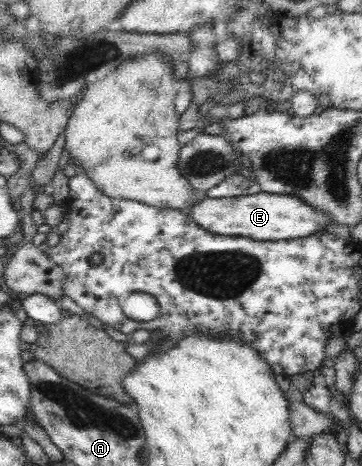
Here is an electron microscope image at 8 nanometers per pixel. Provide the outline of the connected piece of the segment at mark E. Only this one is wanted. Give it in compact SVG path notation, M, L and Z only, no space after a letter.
M262 191L256 195L208 197L204 195L185 213L196 226L216 235L238 235L258 241L296 239L312 235L329 223L326 214L314 210L302 200L289 195L272 195Z

